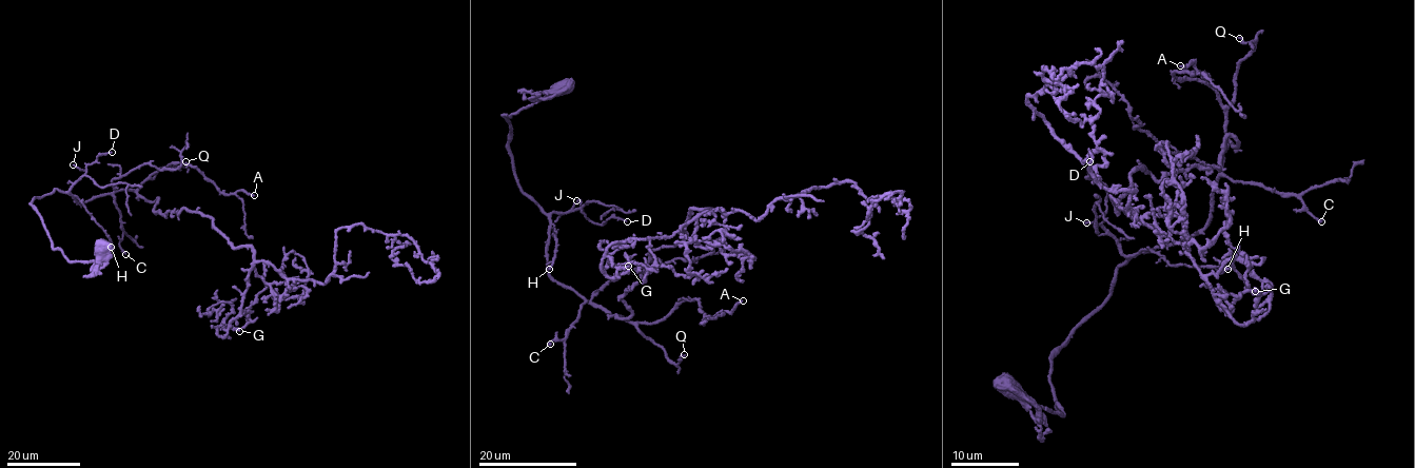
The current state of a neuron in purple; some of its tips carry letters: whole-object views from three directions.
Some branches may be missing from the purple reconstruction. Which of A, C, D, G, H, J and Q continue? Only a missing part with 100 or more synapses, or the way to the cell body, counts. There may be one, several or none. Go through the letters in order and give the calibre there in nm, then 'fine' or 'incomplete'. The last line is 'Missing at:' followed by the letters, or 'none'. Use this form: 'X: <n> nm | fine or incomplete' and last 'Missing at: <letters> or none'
A: 170 nm | fine
C: 190 nm | fine
D: 140 nm | fine
G: 190 nm | fine
H: 170 nm | fine
J: 160 nm | fine
Q: 110 nm | fine
Missing at: none

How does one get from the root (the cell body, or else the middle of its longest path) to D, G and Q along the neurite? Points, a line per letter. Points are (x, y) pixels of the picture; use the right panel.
D: (1008, 393), (1063, 413), (1054, 351), (1108, 299), (1127, 257), (1103, 229), (1106, 188), (1089, 161)
G: (1008, 393), (1063, 413), (1054, 351), (1199, 232), (1237, 141), (1142, 164), (1116, 209), (1242, 326), (1255, 291)
Q: (1008, 393), (1061, 415), (1054, 351), (1108, 299), (1131, 256), (1207, 223), (1237, 71), (1255, 42), (1239, 38)

